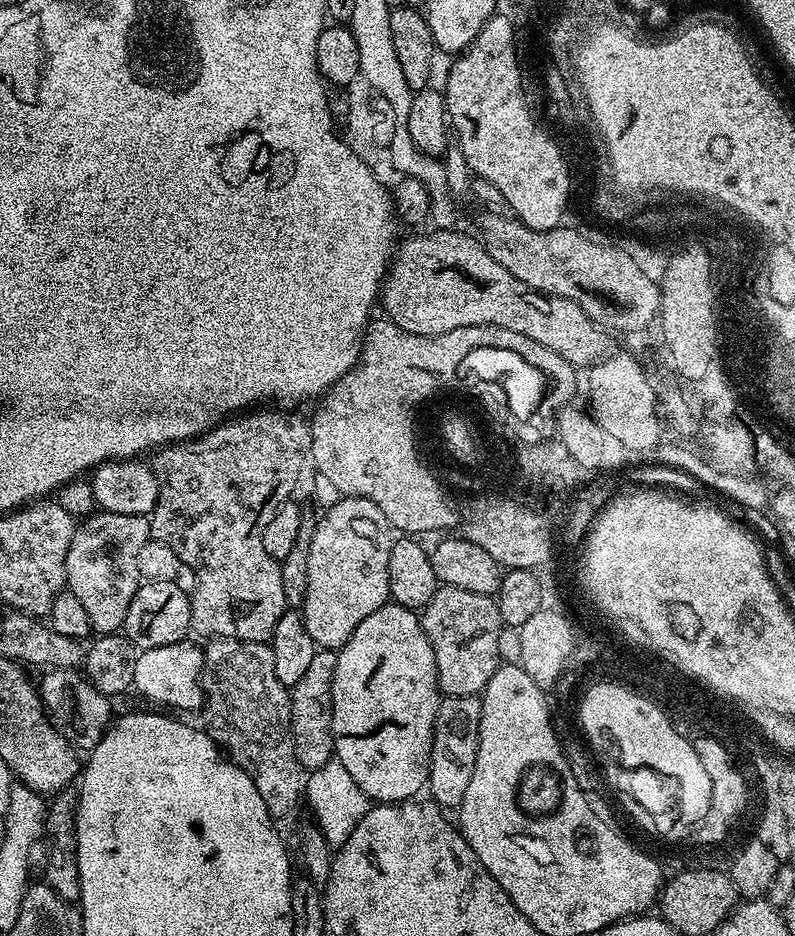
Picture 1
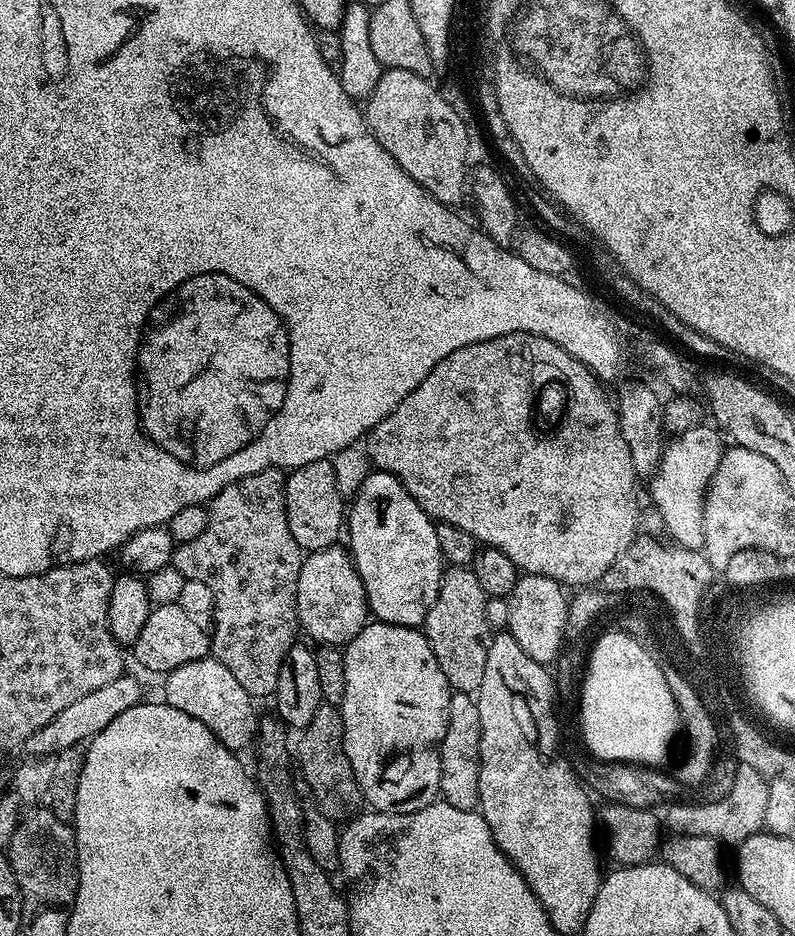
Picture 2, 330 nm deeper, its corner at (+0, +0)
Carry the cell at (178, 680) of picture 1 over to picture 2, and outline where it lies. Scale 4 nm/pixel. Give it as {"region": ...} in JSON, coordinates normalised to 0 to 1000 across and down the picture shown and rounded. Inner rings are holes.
{"region":[[[258,703],[234,707],[234,712],[224,712],[219,717],[205,723],[206,744],[205,751],[219,754],[219,759],[229,759],[229,763],[239,763],[239,767],[249,767],[254,776],[259,776],[289,800],[303,801],[318,794],[325,777],[325,764],[319,746],[303,731],[294,725],[294,720],[279,712],[269,703]]]}

